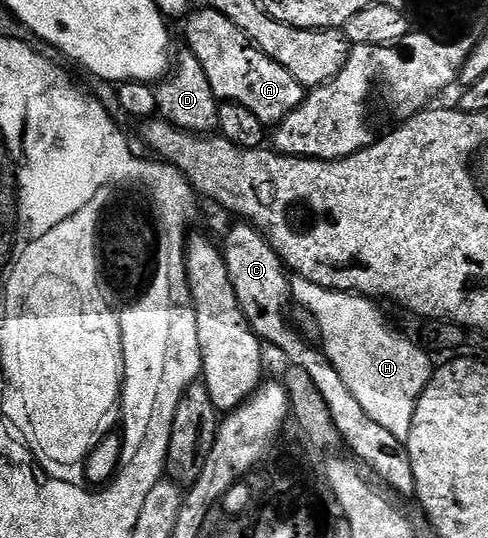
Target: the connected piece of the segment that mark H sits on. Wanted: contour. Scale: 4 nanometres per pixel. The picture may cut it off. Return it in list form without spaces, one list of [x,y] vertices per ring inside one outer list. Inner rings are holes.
[[[298,276],[290,280],[289,291],[296,304],[307,307],[319,319],[323,352],[335,371],[339,371],[343,383],[347,383],[347,391],[359,399],[363,411],[375,423],[405,442],[417,401],[431,376],[430,354],[416,340],[408,341],[403,334],[396,333],[368,296],[324,289]]]

